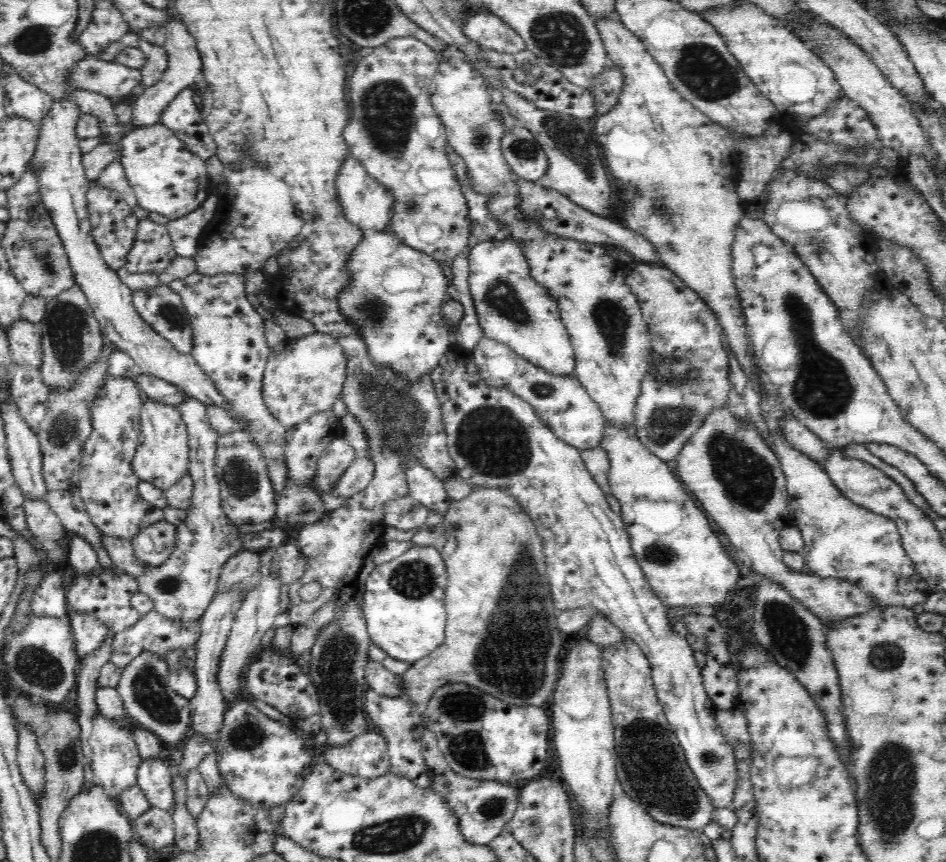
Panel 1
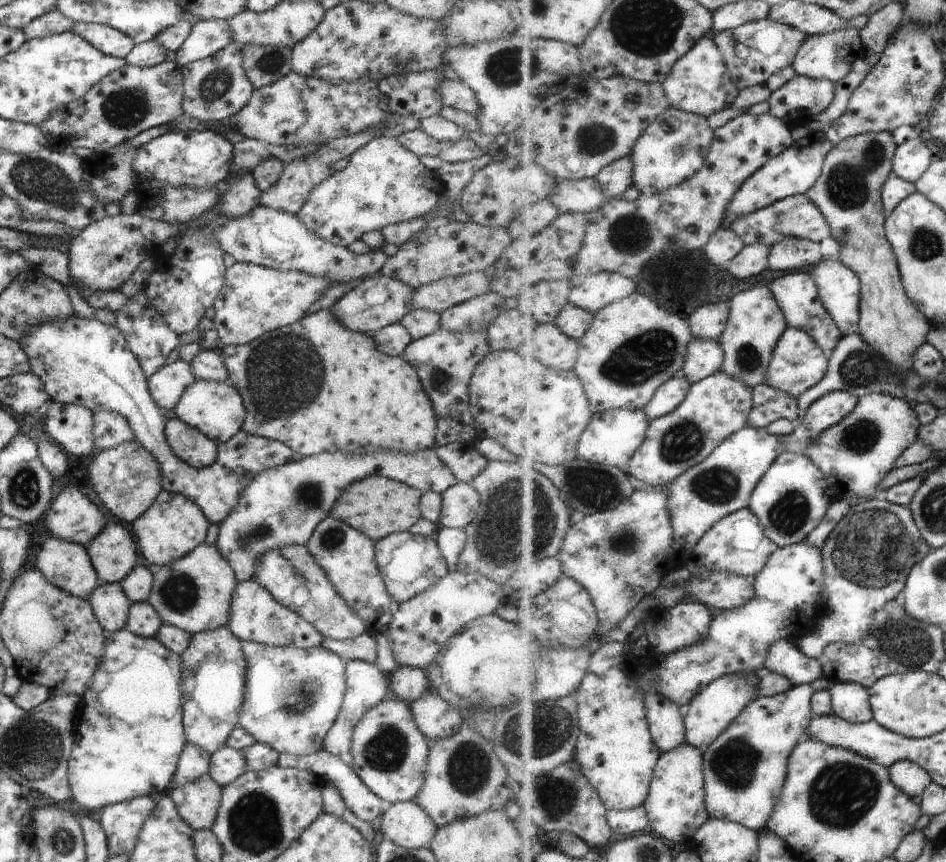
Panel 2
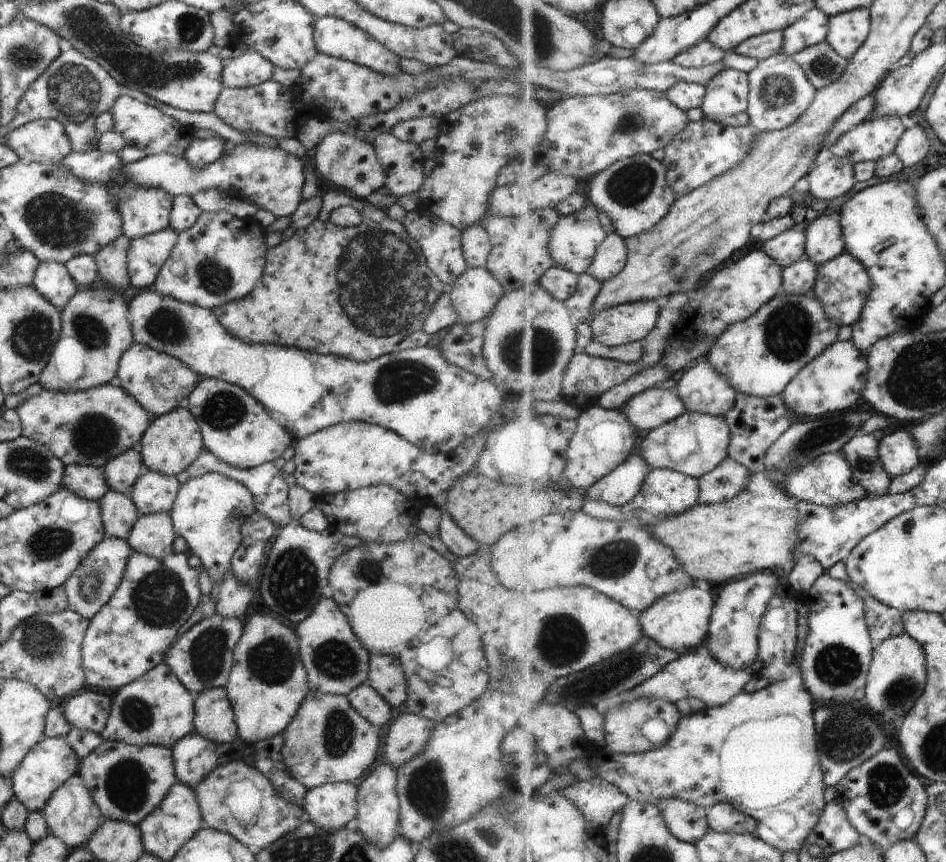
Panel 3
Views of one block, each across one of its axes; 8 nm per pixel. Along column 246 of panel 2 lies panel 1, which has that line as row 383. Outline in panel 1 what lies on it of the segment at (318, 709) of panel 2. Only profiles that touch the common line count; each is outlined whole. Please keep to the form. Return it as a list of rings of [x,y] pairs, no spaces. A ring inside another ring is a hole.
[[[635,262],[636,266],[630,268],[626,272],[624,277],[627,286],[631,289],[631,292],[636,296],[638,305],[640,305],[641,313],[643,314],[643,320],[647,324],[649,329],[650,337],[650,365],[648,365],[648,370],[645,374],[644,380],[642,381],[641,394],[638,396],[638,402],[636,404],[635,410],[635,428],[637,428],[637,437],[640,442],[650,451],[655,454],[658,458],[663,461],[676,460],[677,456],[680,454],[682,448],[692,438],[697,430],[703,425],[708,415],[713,411],[722,409],[728,404],[728,398],[730,398],[730,392],[732,392],[732,383],[730,382],[730,369],[729,369],[729,354],[725,349],[725,341],[723,339],[723,331],[715,318],[715,314],[712,309],[708,307],[699,297],[694,290],[691,290],[686,284],[675,276],[670,270],[650,263]],[[666,368],[674,370],[671,372],[670,376],[662,376],[662,370]]]

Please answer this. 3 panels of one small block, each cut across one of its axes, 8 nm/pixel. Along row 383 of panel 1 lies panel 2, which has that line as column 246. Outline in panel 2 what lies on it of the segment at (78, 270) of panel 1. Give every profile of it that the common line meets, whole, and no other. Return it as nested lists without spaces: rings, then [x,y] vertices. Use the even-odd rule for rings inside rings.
[[[243,172],[229,184],[217,209],[227,218],[241,218],[258,205],[261,193],[257,190],[251,173]]]

